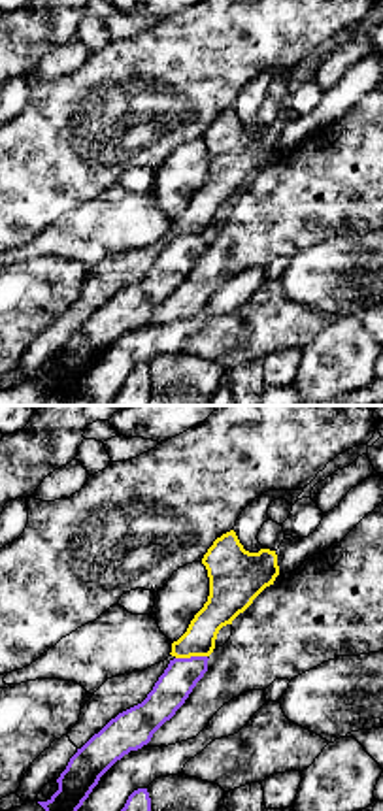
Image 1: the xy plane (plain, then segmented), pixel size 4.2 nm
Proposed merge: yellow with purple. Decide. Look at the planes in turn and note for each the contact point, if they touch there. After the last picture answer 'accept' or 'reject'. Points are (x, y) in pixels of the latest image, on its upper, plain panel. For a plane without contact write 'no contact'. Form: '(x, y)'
(191, 232)

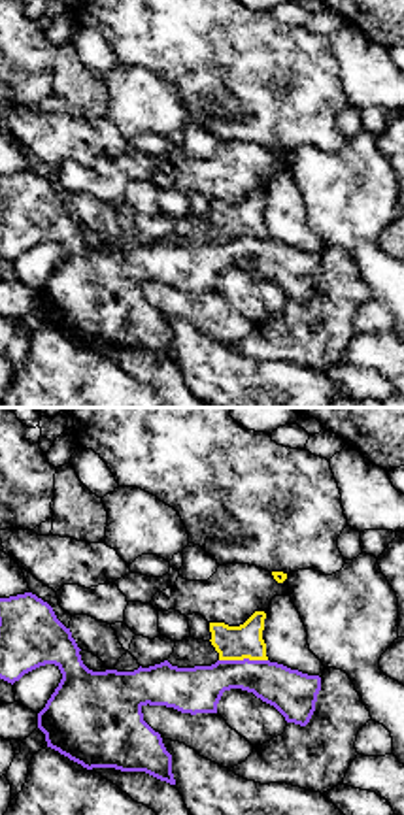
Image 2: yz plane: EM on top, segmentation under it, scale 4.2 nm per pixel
(242, 236)

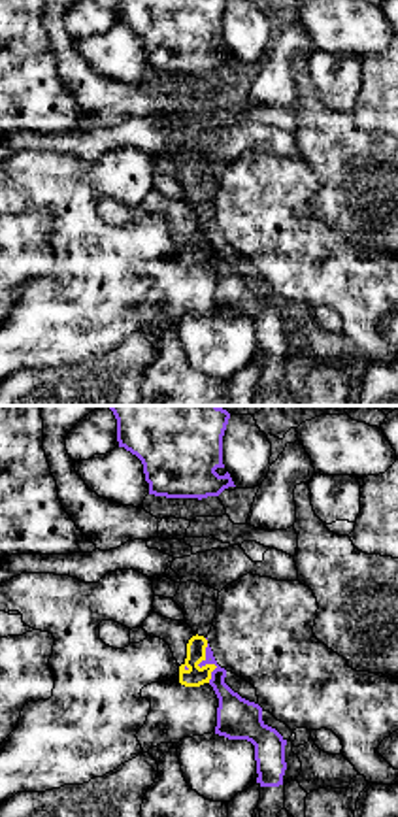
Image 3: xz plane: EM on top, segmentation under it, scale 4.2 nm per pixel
(210, 242)

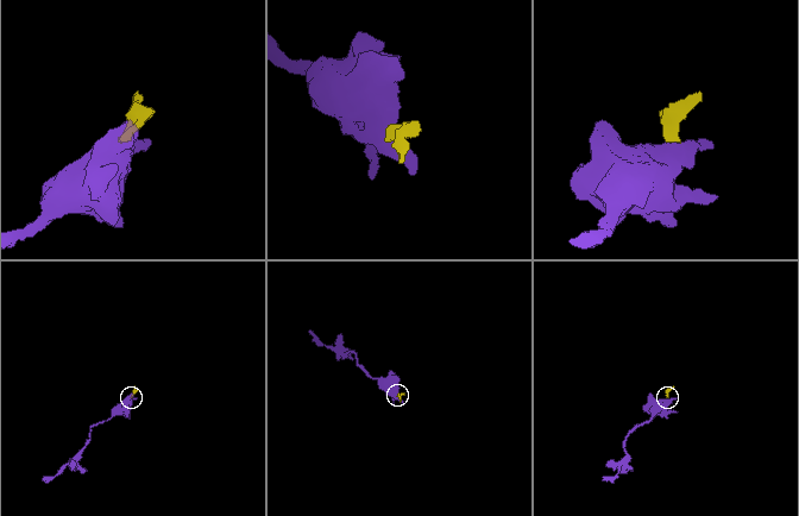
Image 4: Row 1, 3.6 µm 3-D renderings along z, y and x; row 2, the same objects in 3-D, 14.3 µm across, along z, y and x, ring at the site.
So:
reject

